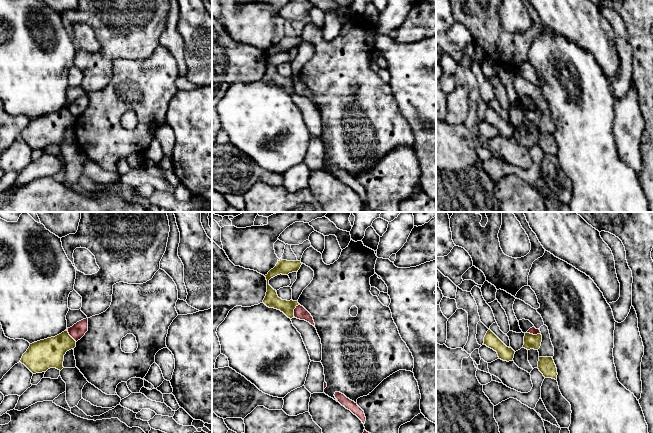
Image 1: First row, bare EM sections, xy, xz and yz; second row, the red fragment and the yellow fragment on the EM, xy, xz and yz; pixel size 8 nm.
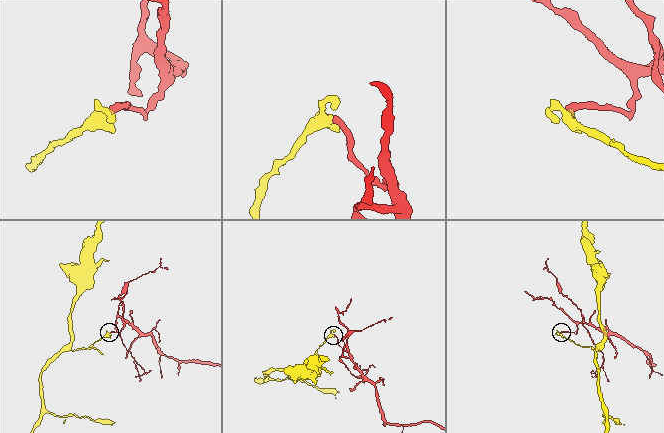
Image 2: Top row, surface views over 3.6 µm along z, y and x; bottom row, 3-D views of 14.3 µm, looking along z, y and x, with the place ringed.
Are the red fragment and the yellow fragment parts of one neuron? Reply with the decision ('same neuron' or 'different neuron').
different neuron

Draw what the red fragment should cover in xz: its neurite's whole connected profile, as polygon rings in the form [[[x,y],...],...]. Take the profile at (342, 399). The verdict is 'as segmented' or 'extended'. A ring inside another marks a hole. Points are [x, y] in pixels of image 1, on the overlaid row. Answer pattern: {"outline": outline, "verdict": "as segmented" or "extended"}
{"outline": [[[335,392],[334,396],[342,406],[350,410],[354,415],[356,415],[362,421],[363,424],[365,424],[366,417],[364,411],[357,405],[357,403],[350,400],[340,392]]], "verdict": "as segmented"}

